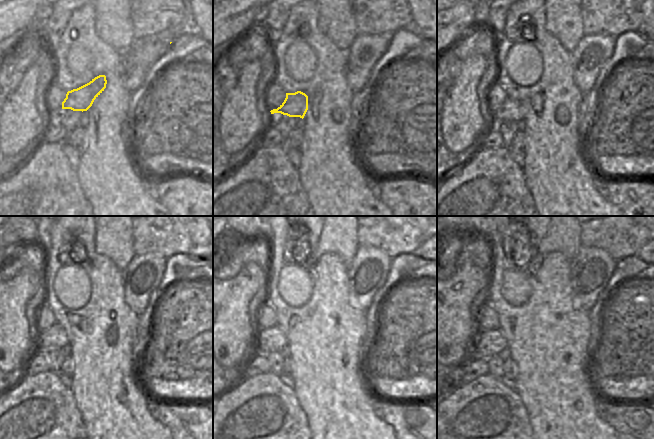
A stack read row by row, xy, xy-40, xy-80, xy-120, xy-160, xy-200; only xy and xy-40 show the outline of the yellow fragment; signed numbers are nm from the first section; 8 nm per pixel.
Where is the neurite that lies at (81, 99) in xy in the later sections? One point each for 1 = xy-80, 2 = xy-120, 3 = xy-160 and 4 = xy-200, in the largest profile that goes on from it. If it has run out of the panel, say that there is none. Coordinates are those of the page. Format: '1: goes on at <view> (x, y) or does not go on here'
1: goes on at xy-80 (511, 110)
2: goes on at xy-120 (55, 336)
3: goes on at xy-160 (272, 340)
4: goes on at xy-200 (489, 343)

